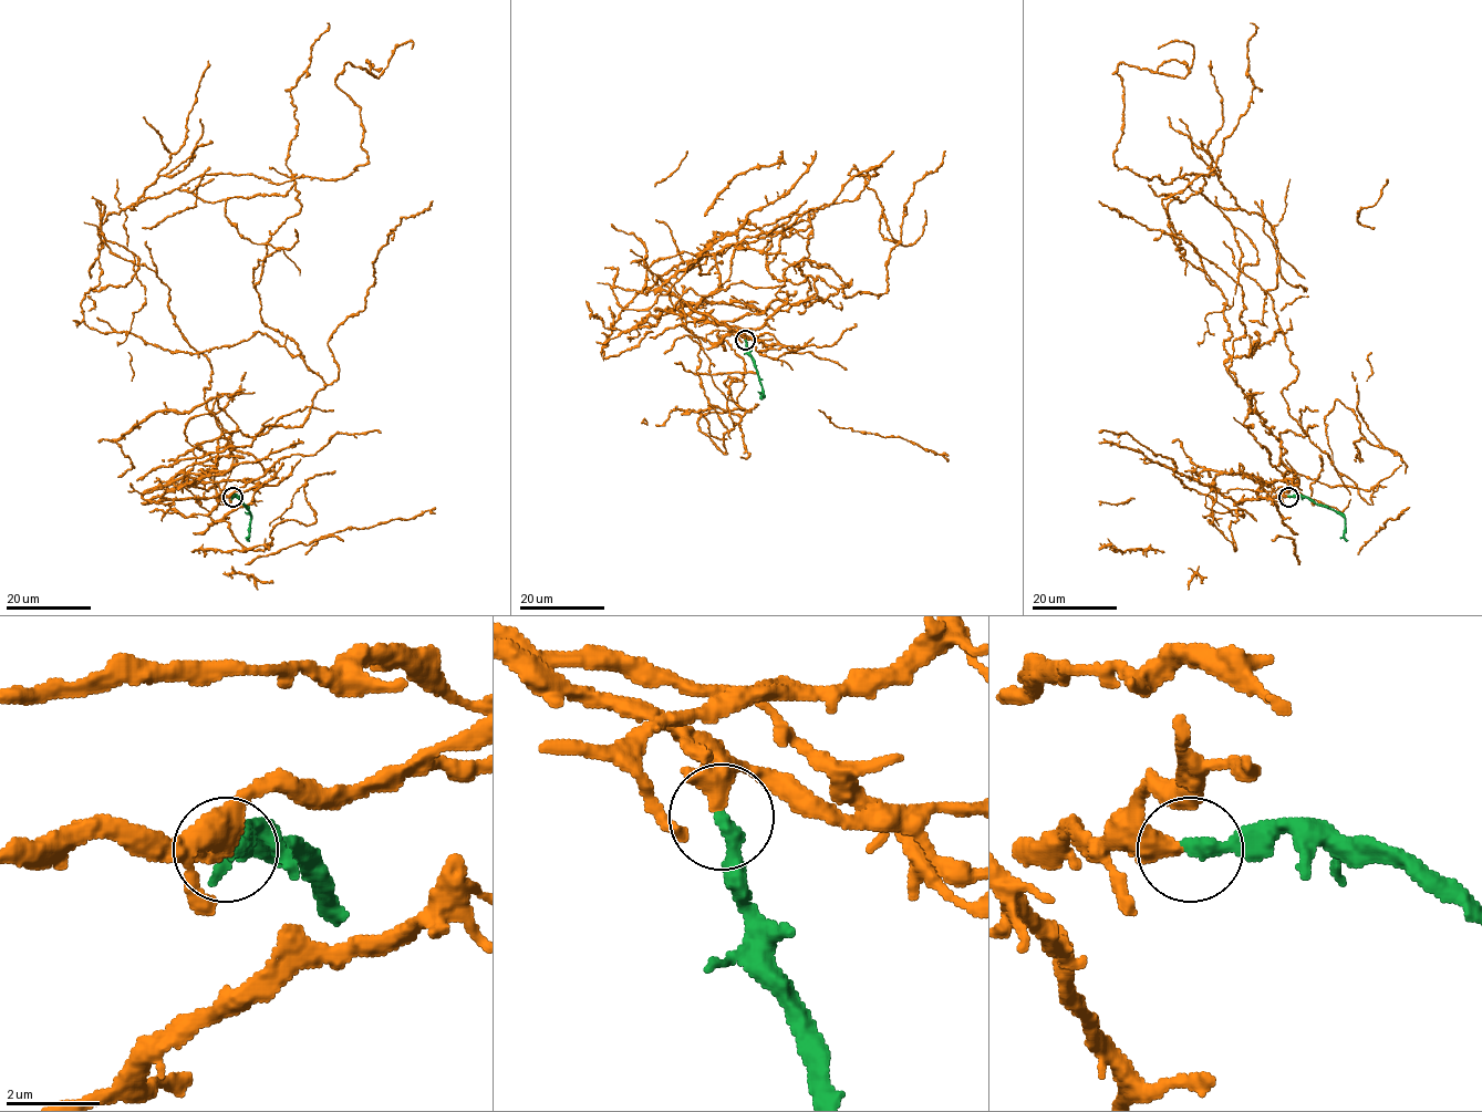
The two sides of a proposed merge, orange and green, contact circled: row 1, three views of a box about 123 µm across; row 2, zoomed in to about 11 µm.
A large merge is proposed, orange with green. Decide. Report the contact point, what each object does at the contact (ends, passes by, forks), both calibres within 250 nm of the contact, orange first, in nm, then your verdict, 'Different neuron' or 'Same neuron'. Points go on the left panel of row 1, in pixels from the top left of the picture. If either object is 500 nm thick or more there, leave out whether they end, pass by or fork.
Place: (232, 497). At the ring orange ends. At the ring green ends. Thickness 480 nm (orange) against 340 nm. Same neuron

